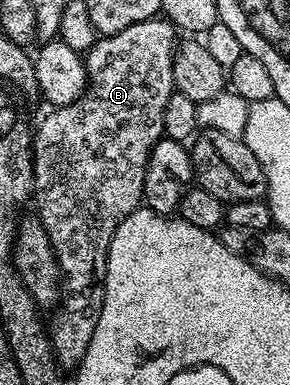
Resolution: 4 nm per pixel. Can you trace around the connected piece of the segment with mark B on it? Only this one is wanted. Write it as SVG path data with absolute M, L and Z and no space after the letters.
M158 16L148 18L139 24L131 24L131 28L123 28L123 32L115 32L98 37L97 43L91 47L84 55L85 70L88 74L87 92L81 95L73 103L66 106L58 106L50 109L50 114L41 122L41 127L36 127L32 135L33 140L33 196L32 201L37 202L37 214L41 227L47 232L51 240L51 248L57 257L57 263L61 269L61 281L63 283L63 297L59 303L60 309L65 309L66 314L61 314L57 322L49 322L47 333L53 341L53 348L57 352L57 360L62 367L75 368L83 360L87 344L91 344L91 332L95 332L97 323L97 313L101 309L101 301L105 295L105 273L107 272L107 260L109 259L109 249L111 240L115 236L115 228L119 228L121 221L129 215L132 210L138 209L142 205L145 192L145 169L149 159L149 150L155 148L157 141L163 137L164 112L167 111L168 101L175 93L173 85L173 56L177 53L179 45L179 34L172 22L164 17Z

